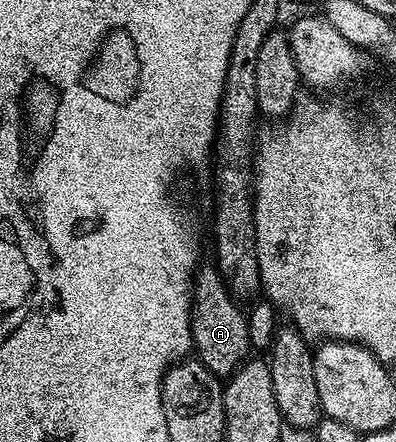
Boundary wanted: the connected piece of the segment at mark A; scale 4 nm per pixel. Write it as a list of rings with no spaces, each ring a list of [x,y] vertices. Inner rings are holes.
[[[200,270],[193,279],[193,306],[191,308],[193,351],[199,362],[205,364],[215,375],[227,377],[248,358],[252,350],[247,315],[244,308],[239,308],[242,306],[235,296],[227,290],[218,270],[202,271]]]

